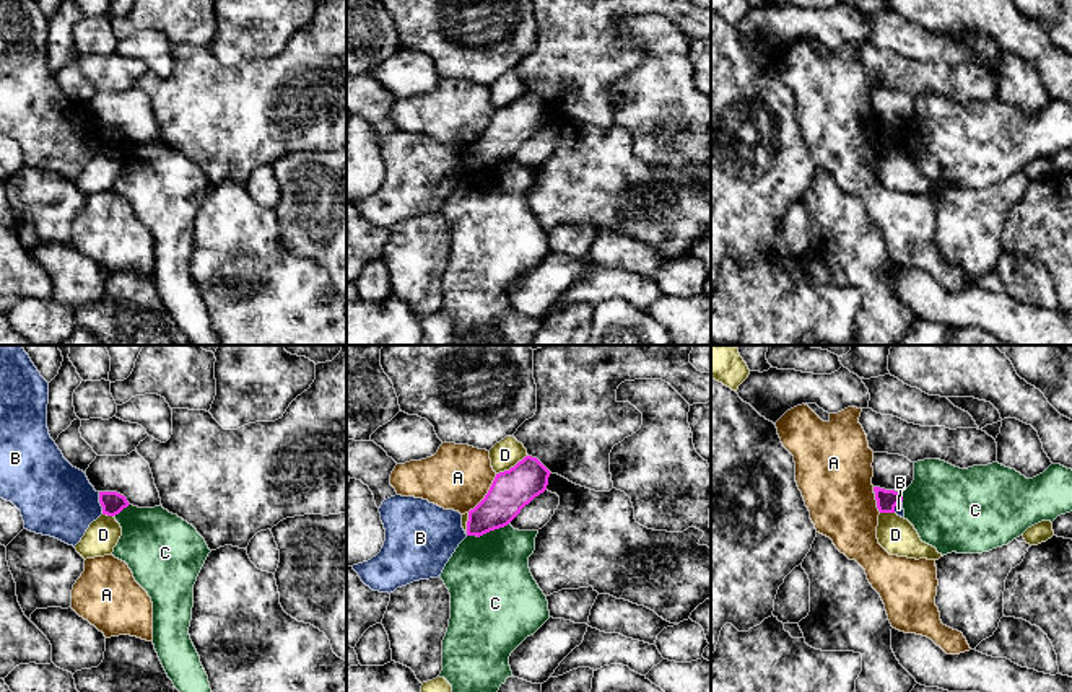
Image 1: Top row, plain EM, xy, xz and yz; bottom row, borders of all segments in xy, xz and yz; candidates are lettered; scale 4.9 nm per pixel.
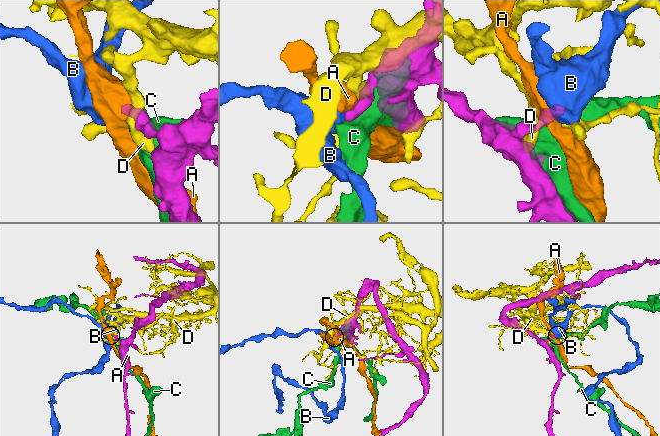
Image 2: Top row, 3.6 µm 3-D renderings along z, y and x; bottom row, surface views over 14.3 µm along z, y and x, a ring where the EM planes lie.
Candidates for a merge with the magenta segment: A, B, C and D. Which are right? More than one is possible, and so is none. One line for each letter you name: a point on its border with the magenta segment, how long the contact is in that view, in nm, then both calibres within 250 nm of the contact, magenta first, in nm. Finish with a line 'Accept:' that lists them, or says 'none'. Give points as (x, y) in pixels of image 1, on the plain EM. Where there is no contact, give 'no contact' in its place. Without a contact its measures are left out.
Accept: none

